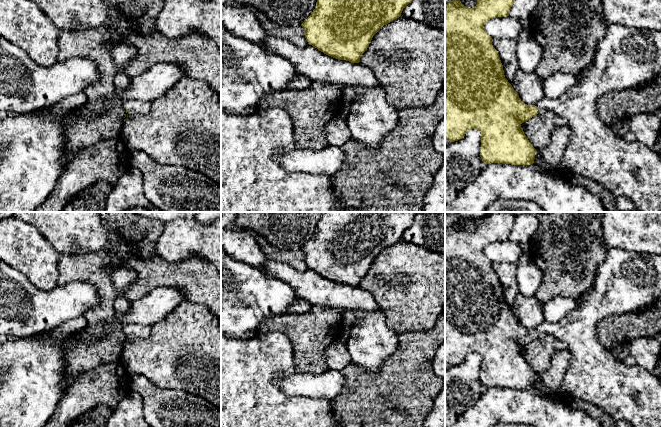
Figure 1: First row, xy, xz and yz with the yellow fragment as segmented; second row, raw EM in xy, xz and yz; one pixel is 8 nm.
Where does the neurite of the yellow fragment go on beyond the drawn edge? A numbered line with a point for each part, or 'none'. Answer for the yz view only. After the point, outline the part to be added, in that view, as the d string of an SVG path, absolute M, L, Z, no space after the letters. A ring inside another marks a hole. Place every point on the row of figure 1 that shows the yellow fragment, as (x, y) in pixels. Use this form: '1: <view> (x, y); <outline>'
1: yz (626, 57); M611 24L604 38L598 42L593 60L589 66L576 74L577 82L560 97L544 97L535 104L538 112L553 111L564 118L571 129L569 143L558 165L559 170L582 175L596 181L616 197L630 198L640 212L661 212L661 157L639 141L628 142L615 134L609 125L600 119L597 100L610 91L620 91L637 87L654 79L661 72L661 31L652 29L629 28L620 24Z

